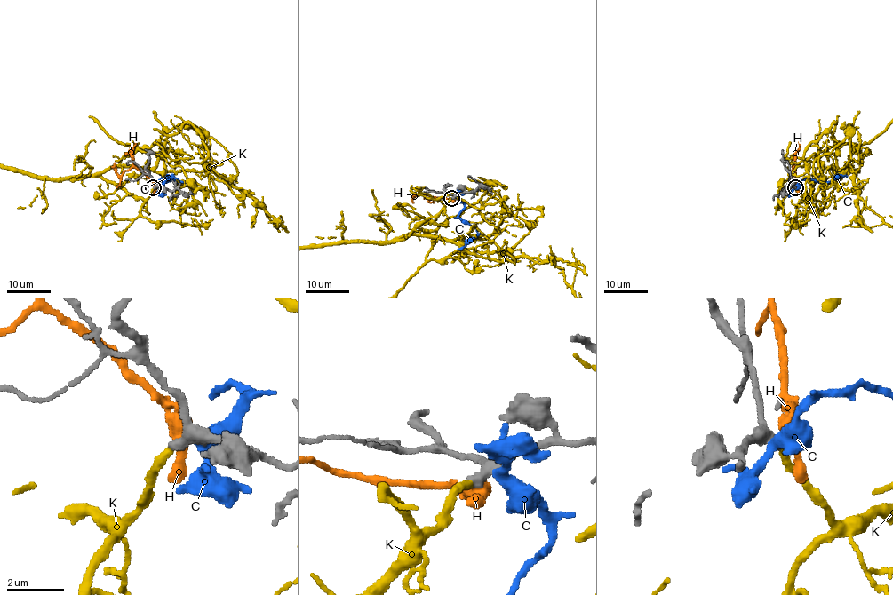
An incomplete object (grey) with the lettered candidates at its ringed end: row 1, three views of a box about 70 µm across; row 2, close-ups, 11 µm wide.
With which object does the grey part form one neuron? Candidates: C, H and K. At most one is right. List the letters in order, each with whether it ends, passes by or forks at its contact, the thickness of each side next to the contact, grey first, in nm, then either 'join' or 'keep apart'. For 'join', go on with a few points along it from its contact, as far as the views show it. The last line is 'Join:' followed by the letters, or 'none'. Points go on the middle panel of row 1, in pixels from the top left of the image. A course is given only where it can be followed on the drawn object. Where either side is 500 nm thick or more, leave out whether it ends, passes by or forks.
C: it passes by; calibres 460 and 320 nm; keep apart
H: it passes by; calibres 320 and 440 nm; keep apart
K: it ends; calibres 300 and 280 nm; join
Join: K

